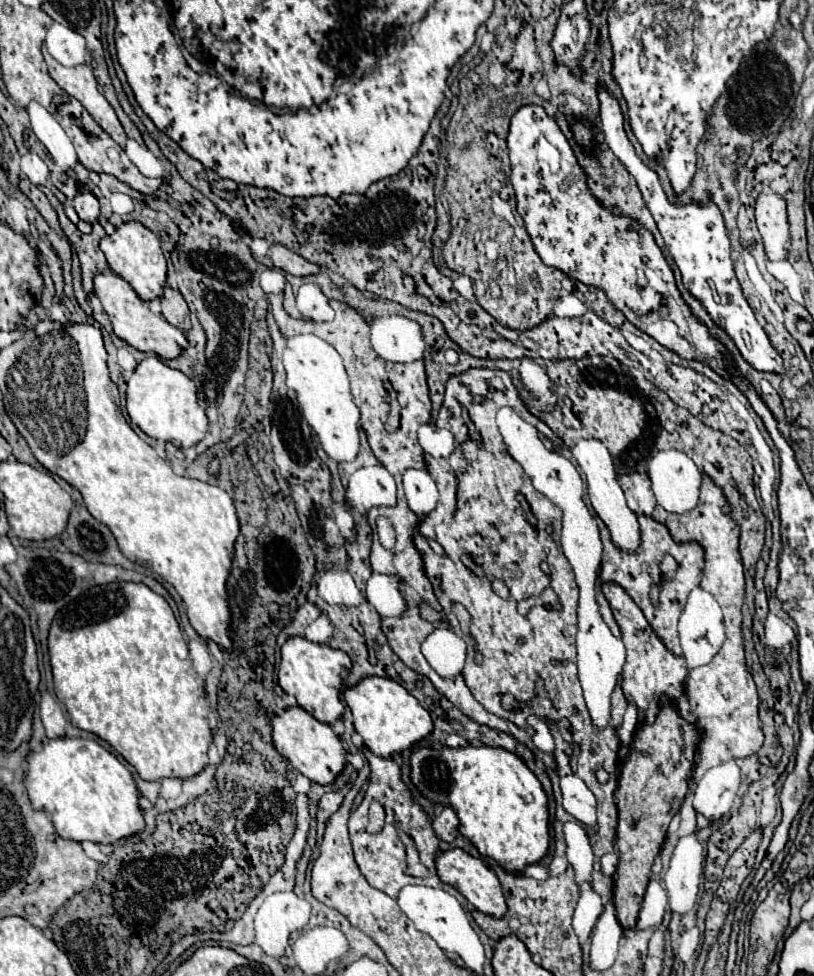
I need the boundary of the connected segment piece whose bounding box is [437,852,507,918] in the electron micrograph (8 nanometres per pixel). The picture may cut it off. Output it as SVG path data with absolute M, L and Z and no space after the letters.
M445 852L437 858L437 872L441 882L455 886L473 906L475 910L493 916L493 918L503 918L507 912L507 902L501 890L501 884L495 876L495 872L481 860L481 858L473 858L467 852Z

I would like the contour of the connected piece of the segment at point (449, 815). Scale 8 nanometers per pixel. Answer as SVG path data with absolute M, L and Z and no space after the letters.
M443 808L443 812L433 818L433 830L435 830L437 838L441 838L443 842L453 842L455 840L455 836L459 834L457 826L459 826L459 818L457 818L455 810Z

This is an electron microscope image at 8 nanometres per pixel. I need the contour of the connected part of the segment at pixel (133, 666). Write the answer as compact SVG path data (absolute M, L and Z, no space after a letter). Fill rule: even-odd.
M113 582L113 584L105 584L105 586L93 586L87 592L83 592L75 602L71 602L69 606L65 606L63 610L59 610L55 614L48 635L48 650L55 696L67 706L73 726L93 732L99 738L103 738L105 742L109 742L139 772L139 776L143 780L161 780L161 778L183 778L185 780L185 778L199 774L207 766L207 750L211 744L209 704L205 700L203 686L193 670L183 632L179 630L175 614L163 596L155 594L145 584L135 584L135 582Z

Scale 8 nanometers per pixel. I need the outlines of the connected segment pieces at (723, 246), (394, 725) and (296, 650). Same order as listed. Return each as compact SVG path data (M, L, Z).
M599 90L599 100L601 100L601 124L603 124L605 142L609 144L613 154L621 162L625 162L625 168L637 180L637 186L665 240L665 246L681 272L685 290L695 300L699 300L703 304L703 308L707 310L707 314L711 316L711 320L727 332L727 336L735 342L735 346L741 352L741 356L745 358L745 362L749 362L759 372L783 374L783 360L781 360L779 352L771 346L765 330L761 328L761 324L757 322L745 296L741 294L741 286L733 272L731 242L729 242L729 236L725 230L723 216L717 210L717 206L713 206L713 204L697 206L695 202L689 206L673 206L667 200L657 174L641 162L641 158L635 154L635 148L627 140L625 130L623 130L623 116L621 116L617 100L611 94L607 94L605 90Z
M367 676L359 684L347 688L343 692L343 698L353 712L355 730L363 736L365 746L377 756L391 758L393 754L411 748L415 742L423 740L433 730L429 712L419 704L415 696L411 696L399 682L391 678Z
M293 636L281 646L281 664L277 670L279 686L297 698L297 704L313 714L317 720L333 724L343 716L343 702L339 698L343 686L343 670L351 664L343 650L331 648L329 644L315 644L303 636Z

